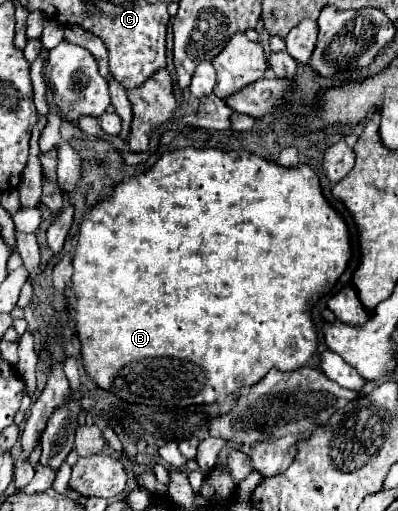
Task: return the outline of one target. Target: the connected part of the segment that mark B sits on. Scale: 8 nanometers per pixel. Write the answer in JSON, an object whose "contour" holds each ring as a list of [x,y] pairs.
{"contour":[[[180,148],[164,152],[148,172],[136,174],[128,182],[116,184],[106,198],[102,198],[92,210],[82,216],[78,228],[78,244],[72,258],[72,284],[66,286],[64,298],[68,306],[74,302],[74,328],[80,338],[84,370],[88,378],[92,378],[102,390],[130,404],[170,408],[212,404],[220,396],[256,384],[268,374],[270,368],[288,372],[304,366],[312,358],[318,342],[314,322],[308,314],[308,308],[314,304],[314,300],[318,300],[312,296],[322,296],[330,292],[348,266],[348,260],[350,236],[346,222],[322,196],[318,176],[310,166],[304,164],[296,168],[282,168],[250,152],[224,152],[218,148]]]}

